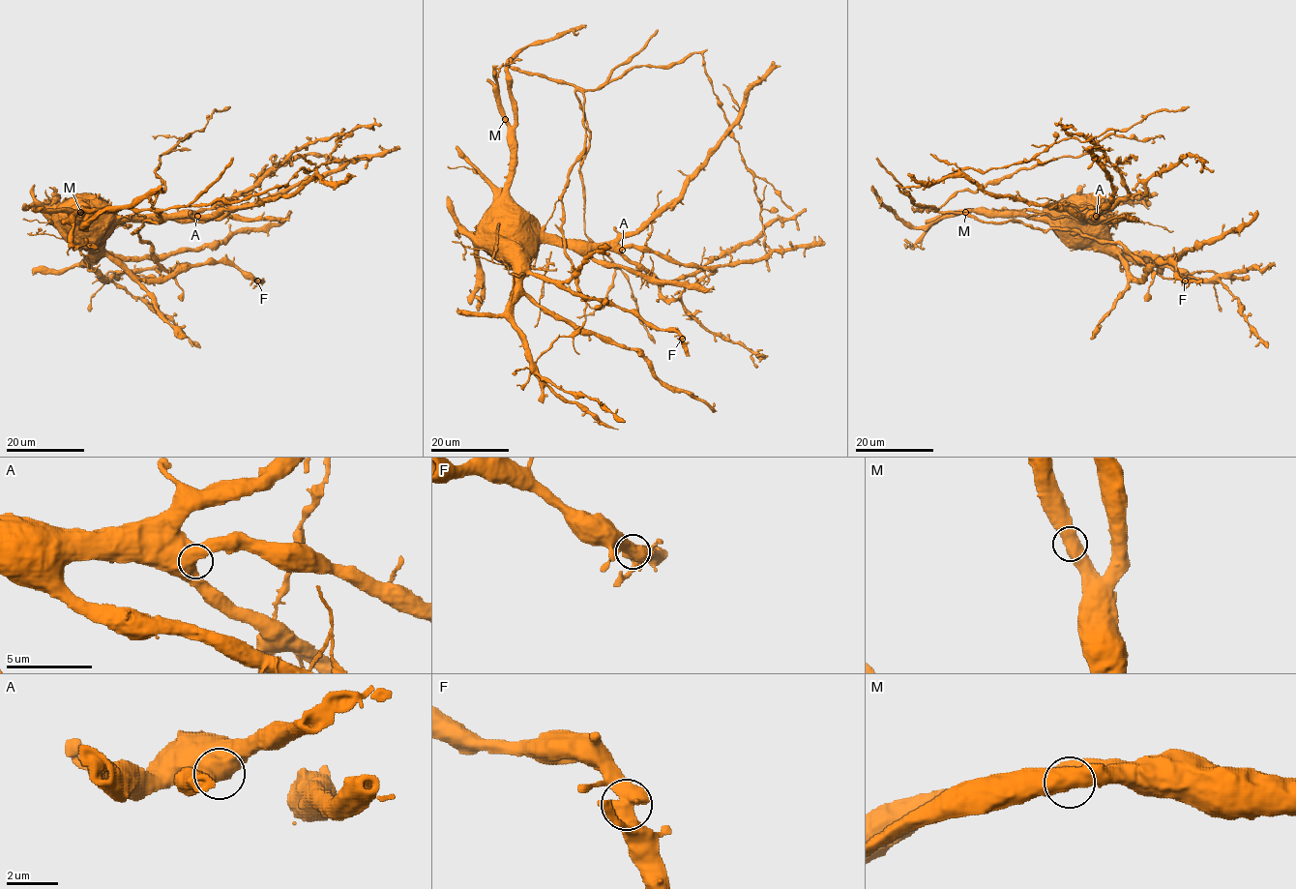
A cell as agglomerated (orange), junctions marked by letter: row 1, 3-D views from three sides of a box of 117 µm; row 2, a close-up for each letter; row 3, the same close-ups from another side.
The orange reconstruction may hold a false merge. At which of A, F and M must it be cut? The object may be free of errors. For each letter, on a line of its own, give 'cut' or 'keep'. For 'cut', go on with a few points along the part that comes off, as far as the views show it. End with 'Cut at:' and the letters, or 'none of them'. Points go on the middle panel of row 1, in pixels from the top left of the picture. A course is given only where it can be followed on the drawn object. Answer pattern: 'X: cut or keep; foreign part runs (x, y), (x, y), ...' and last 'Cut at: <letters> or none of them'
A: keep
F: cut; foreign part runs (682, 339), (690, 355)
M: keep
Cut at: F

